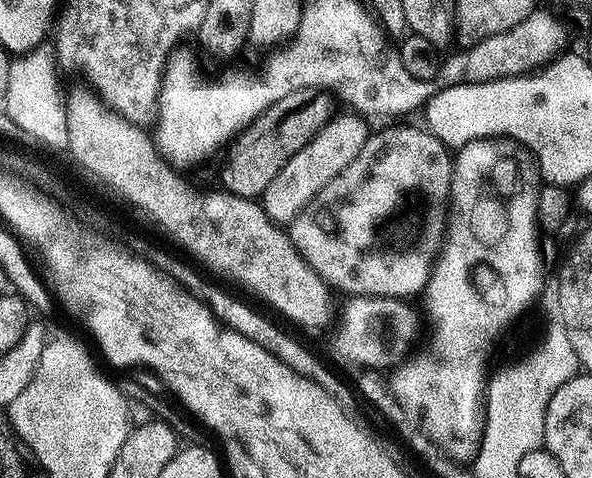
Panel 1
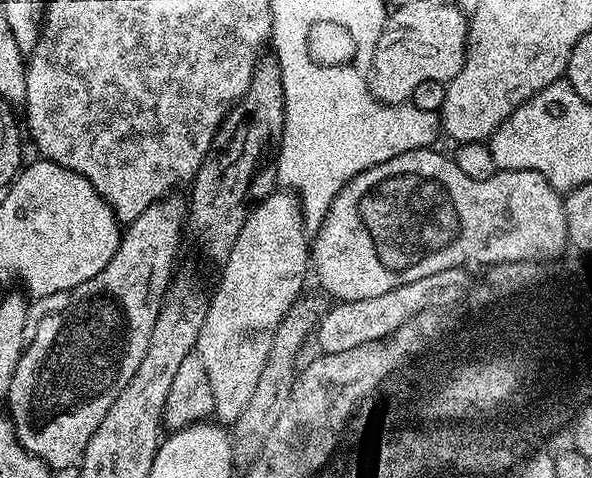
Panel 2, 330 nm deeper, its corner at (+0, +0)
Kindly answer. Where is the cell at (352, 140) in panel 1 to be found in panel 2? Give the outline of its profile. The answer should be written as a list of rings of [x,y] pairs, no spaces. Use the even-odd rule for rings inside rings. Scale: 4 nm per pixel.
[[[277,190],[253,207],[230,254],[222,261],[222,268],[224,273],[220,276],[220,285],[216,293],[211,293],[206,318],[202,322],[194,350],[202,358],[202,366],[206,366],[206,378],[210,378],[210,390],[214,390],[215,419],[227,426],[242,410],[246,410],[258,386],[262,366],[266,366],[274,334],[290,306],[305,291],[304,279],[310,276],[310,236],[304,231],[300,201],[291,191]]]

